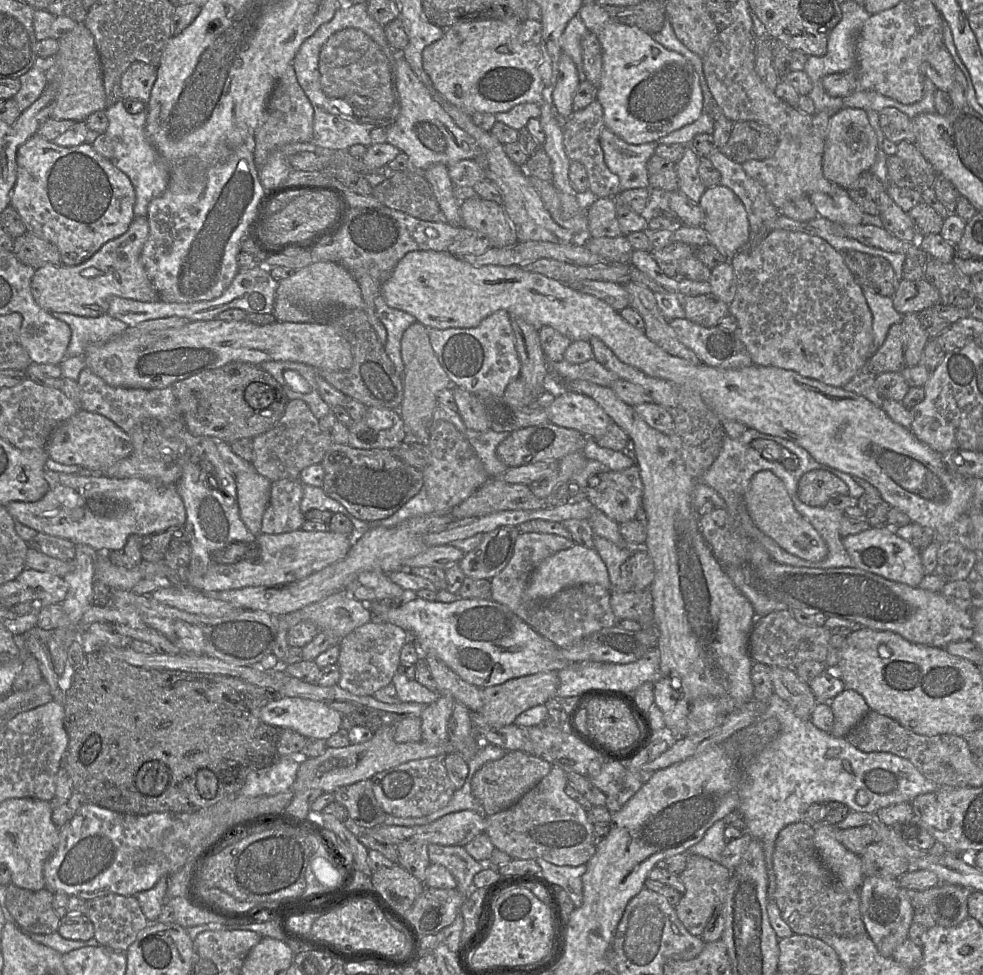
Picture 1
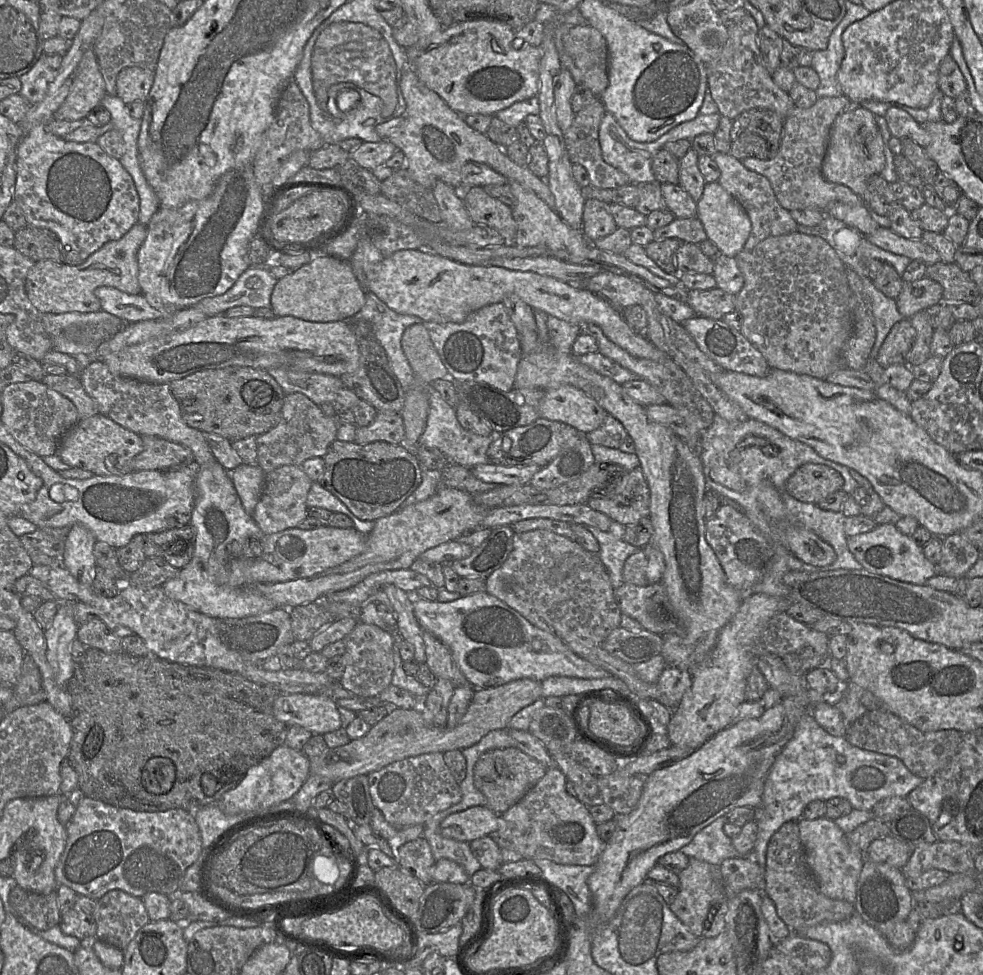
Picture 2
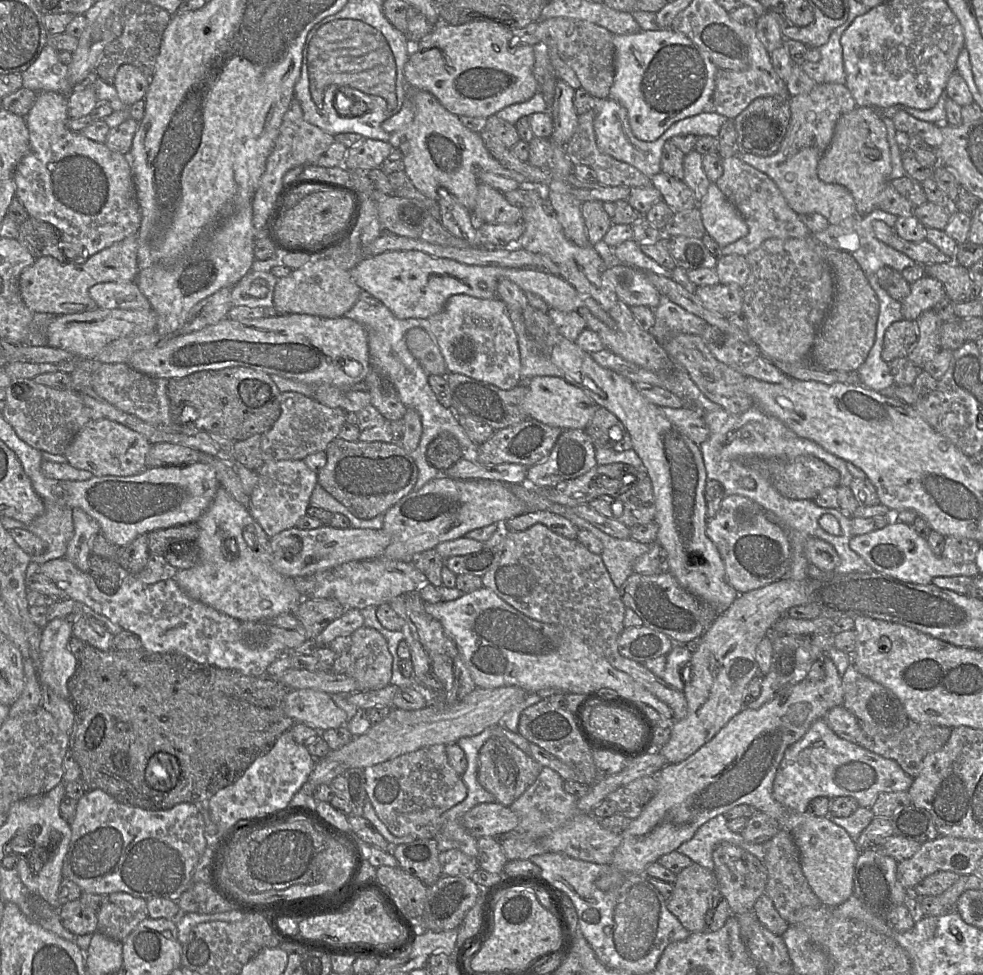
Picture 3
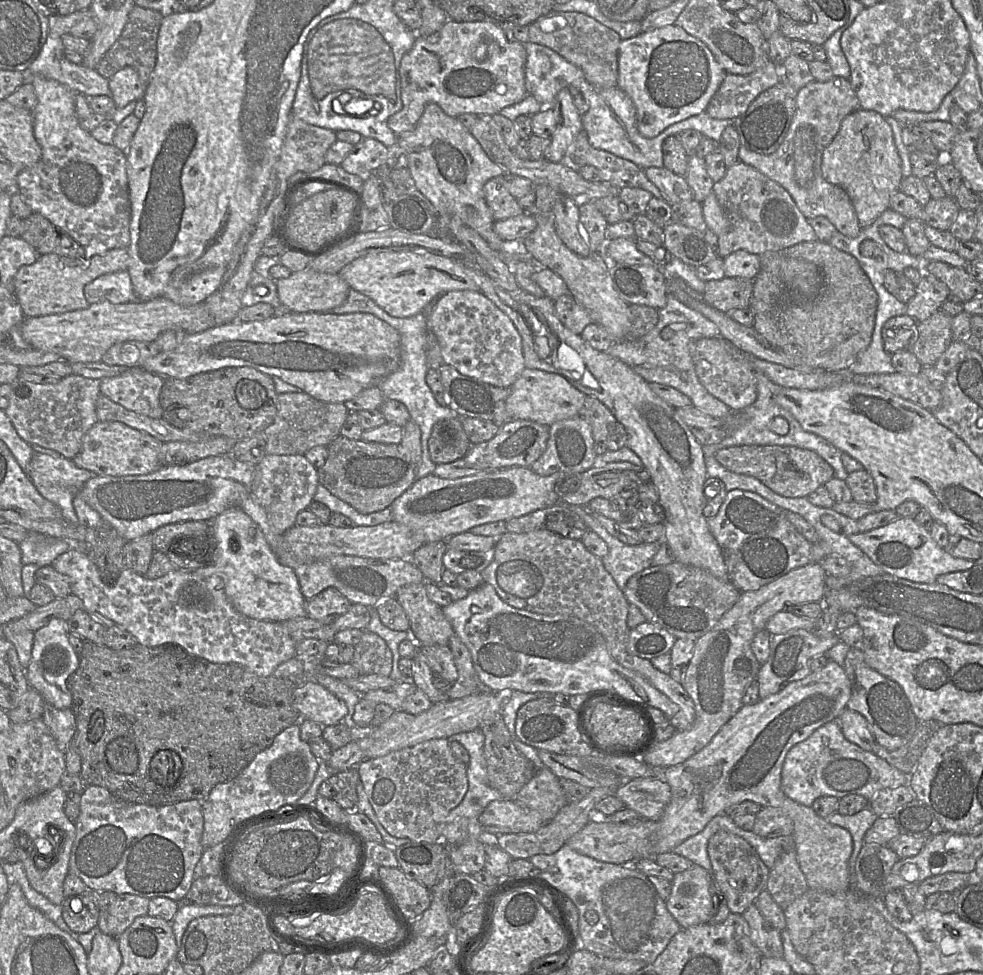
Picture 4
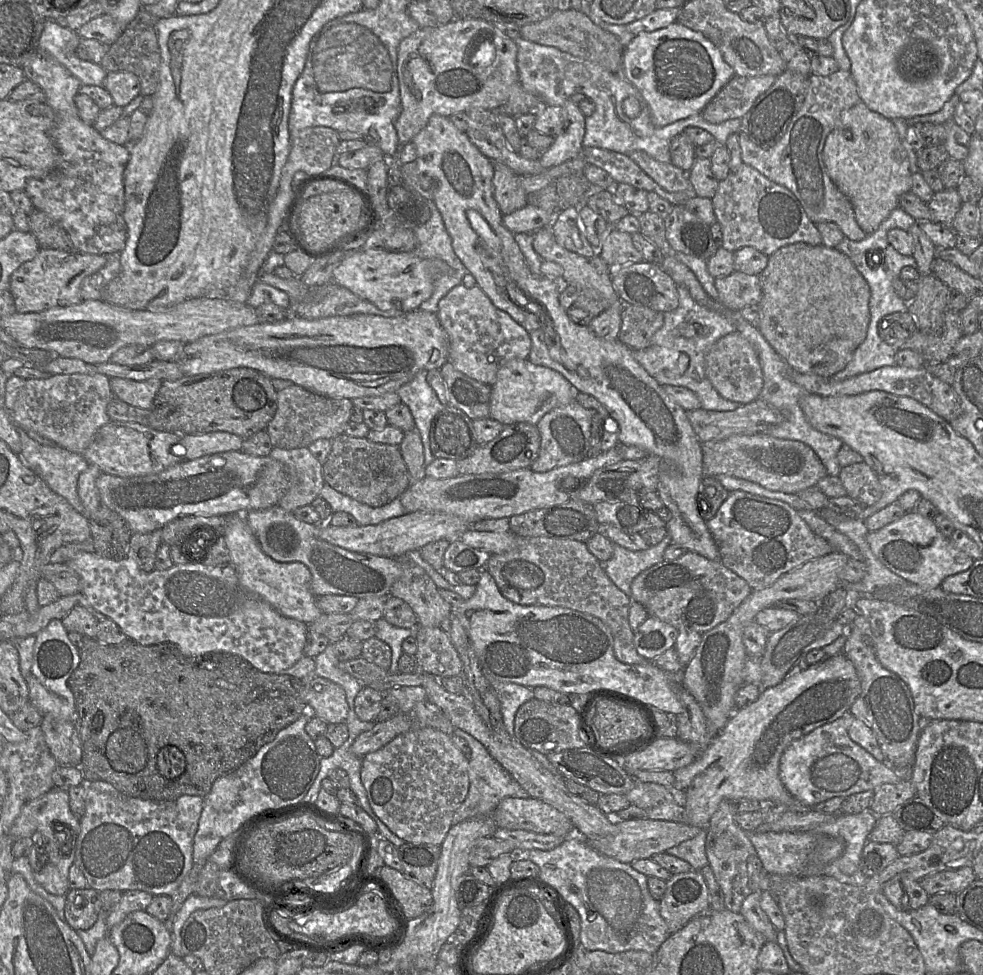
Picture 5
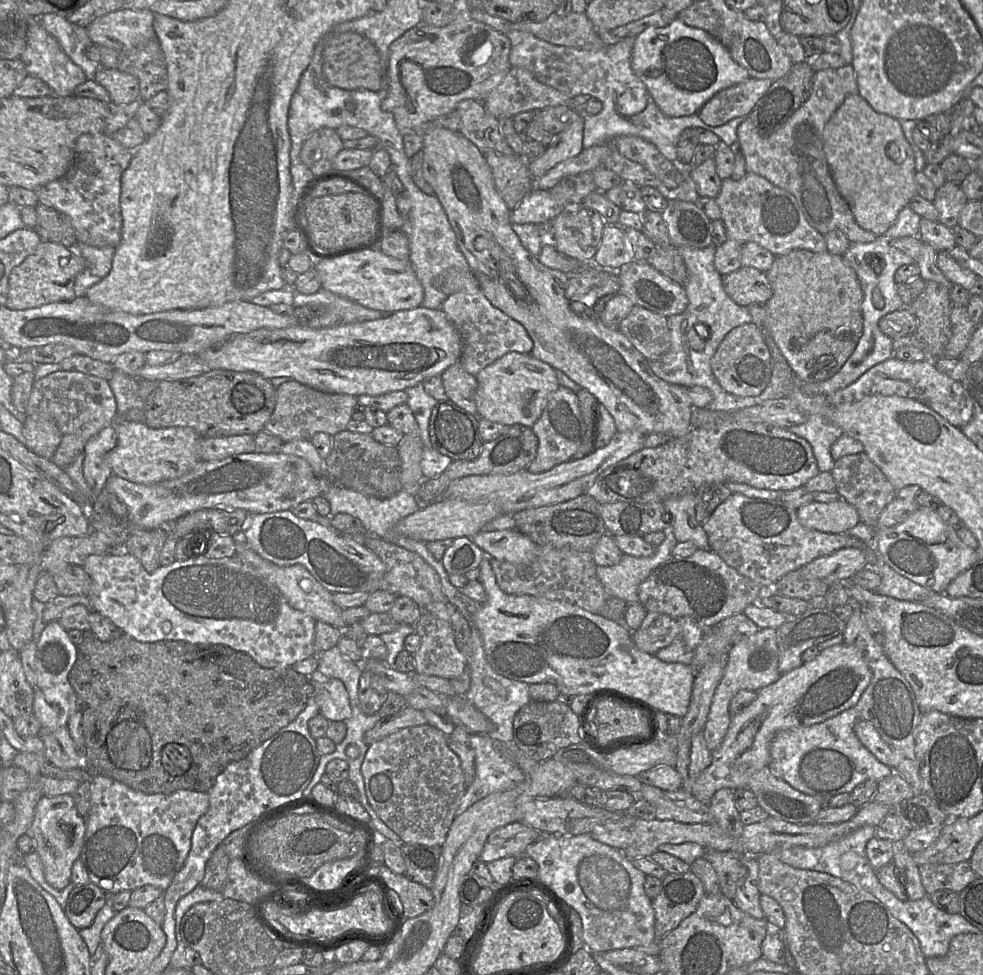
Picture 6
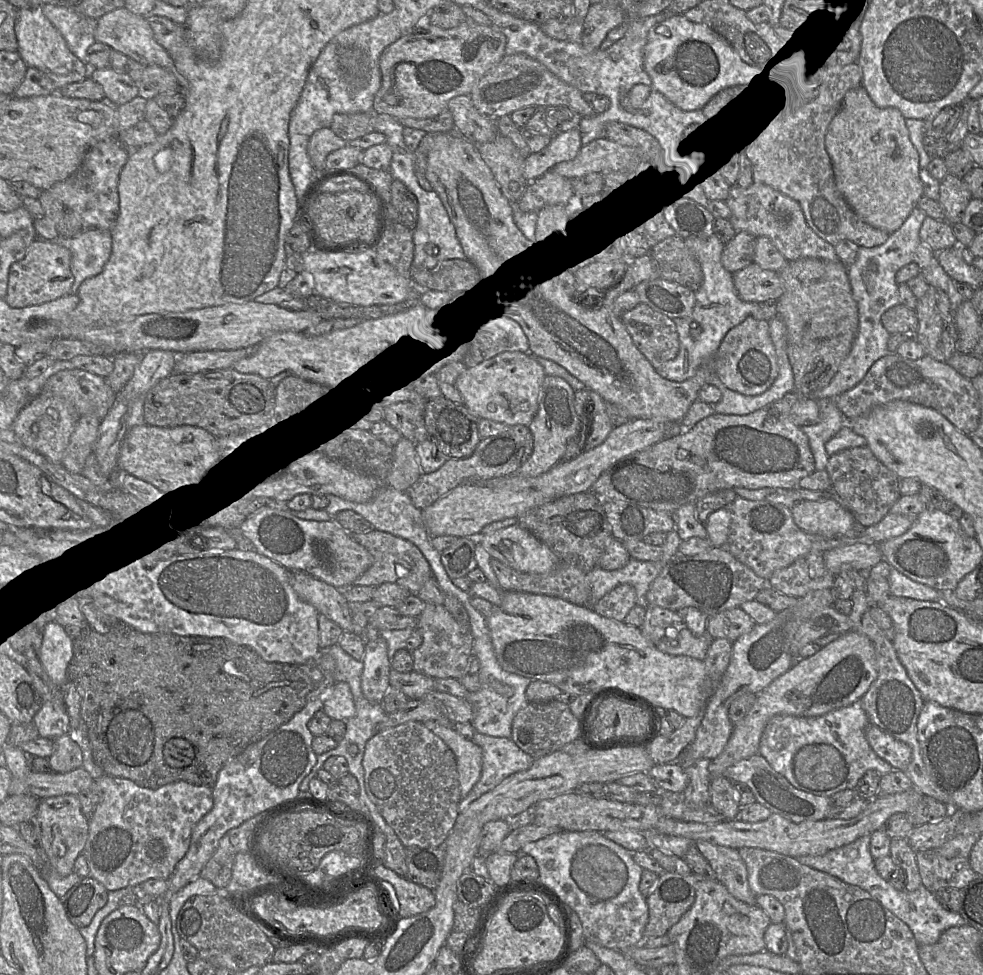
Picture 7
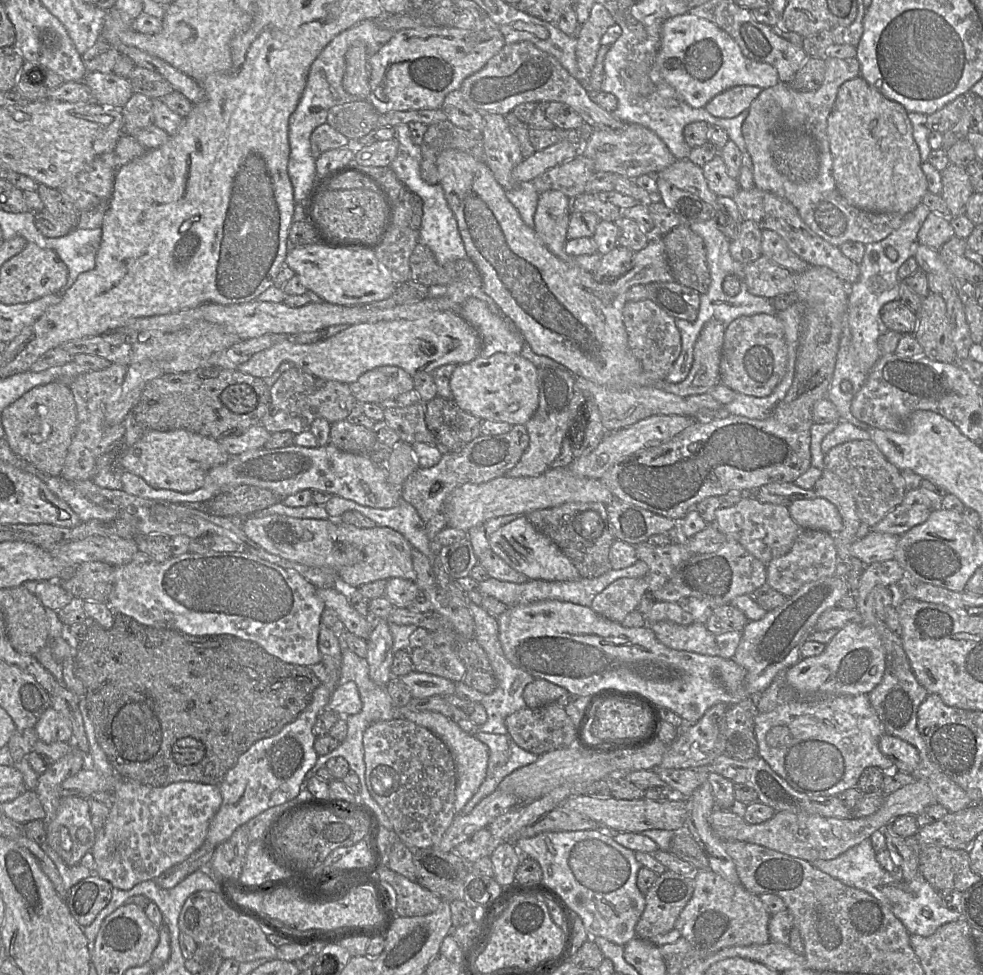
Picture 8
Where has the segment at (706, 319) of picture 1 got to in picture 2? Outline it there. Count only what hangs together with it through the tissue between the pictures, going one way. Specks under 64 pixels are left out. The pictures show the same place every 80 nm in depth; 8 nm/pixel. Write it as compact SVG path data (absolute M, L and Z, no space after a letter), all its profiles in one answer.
M715 287L709 290L690 290L686 302L696 316L719 320L735 311L736 295Z

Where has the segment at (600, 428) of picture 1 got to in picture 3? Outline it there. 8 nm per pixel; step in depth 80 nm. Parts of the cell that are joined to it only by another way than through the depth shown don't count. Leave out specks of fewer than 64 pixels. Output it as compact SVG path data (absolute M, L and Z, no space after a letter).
M536 376L525 382L528 392L523 400L523 410L527 418L532 418L553 427L566 429L582 429L592 419L599 407L593 399L580 388L555 376Z

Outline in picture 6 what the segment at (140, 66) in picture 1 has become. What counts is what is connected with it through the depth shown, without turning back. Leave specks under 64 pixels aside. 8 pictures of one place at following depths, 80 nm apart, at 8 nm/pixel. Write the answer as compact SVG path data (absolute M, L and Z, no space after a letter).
M100 67L94 81L108 92L112 106L126 105L139 99L139 81L134 76L114 69Z

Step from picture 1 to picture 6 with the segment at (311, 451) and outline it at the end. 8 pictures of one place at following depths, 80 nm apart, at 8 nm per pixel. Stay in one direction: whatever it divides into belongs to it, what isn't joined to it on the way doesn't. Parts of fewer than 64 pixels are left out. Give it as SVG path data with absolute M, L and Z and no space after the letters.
M289 379L276 388L276 406L264 430L278 436L284 443L311 440L319 432L334 436L347 429L357 404L355 395L323 392Z

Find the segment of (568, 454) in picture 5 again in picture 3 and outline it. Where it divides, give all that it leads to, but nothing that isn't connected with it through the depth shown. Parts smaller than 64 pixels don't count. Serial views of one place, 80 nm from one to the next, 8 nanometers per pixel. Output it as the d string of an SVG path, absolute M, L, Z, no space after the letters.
M563 430L548 457L528 468L525 482L533 488L553 487L581 476L597 466L595 451L585 430Z

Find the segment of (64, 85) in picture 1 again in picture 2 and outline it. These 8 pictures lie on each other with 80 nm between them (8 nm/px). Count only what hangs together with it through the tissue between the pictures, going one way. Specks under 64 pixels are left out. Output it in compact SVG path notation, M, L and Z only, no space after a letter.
M89 48L78 64L70 92L54 113L54 119L85 119L92 109L101 104L106 94L94 48Z

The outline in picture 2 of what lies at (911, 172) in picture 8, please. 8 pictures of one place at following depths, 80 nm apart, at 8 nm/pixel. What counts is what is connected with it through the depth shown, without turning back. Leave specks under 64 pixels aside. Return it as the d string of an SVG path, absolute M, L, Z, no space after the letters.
M853 106L841 113L831 128L821 168L823 177L829 182L850 188L863 202L868 179L880 175L885 166L884 142L875 115L862 106Z

